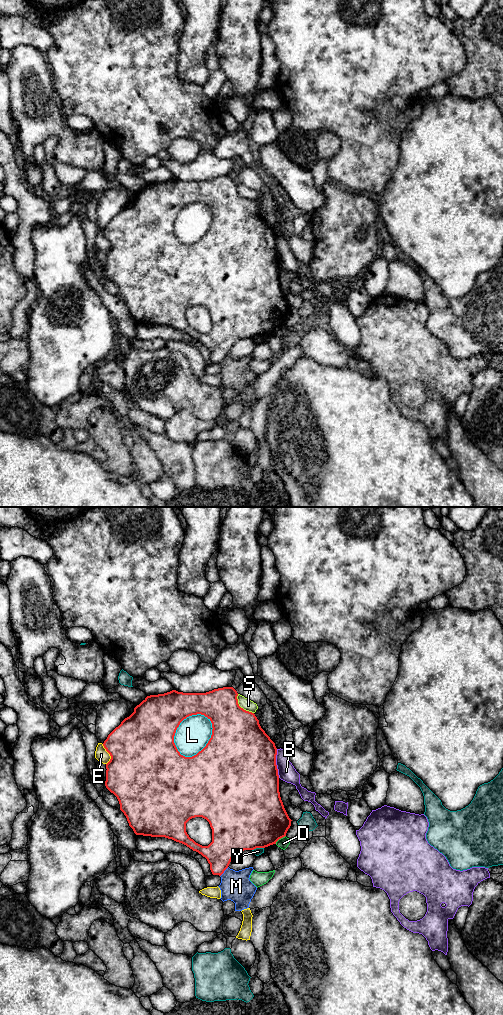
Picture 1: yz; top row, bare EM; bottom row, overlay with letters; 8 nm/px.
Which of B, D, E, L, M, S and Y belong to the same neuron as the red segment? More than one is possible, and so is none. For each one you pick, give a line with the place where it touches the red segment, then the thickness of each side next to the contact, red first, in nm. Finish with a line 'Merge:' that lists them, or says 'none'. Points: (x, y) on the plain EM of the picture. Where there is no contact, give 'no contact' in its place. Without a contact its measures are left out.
Merge: none

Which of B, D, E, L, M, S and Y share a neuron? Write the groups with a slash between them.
B / D / E / L / M / S / Y

